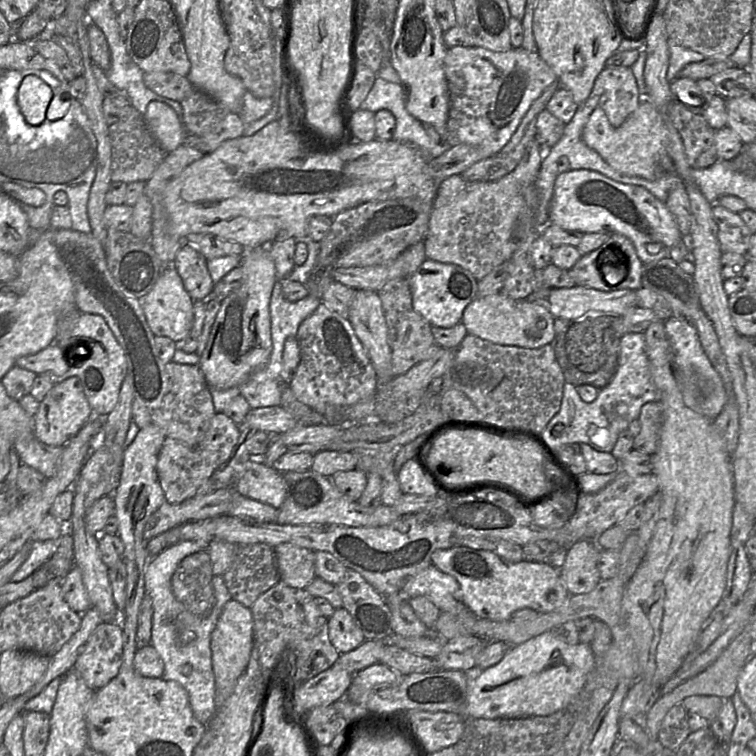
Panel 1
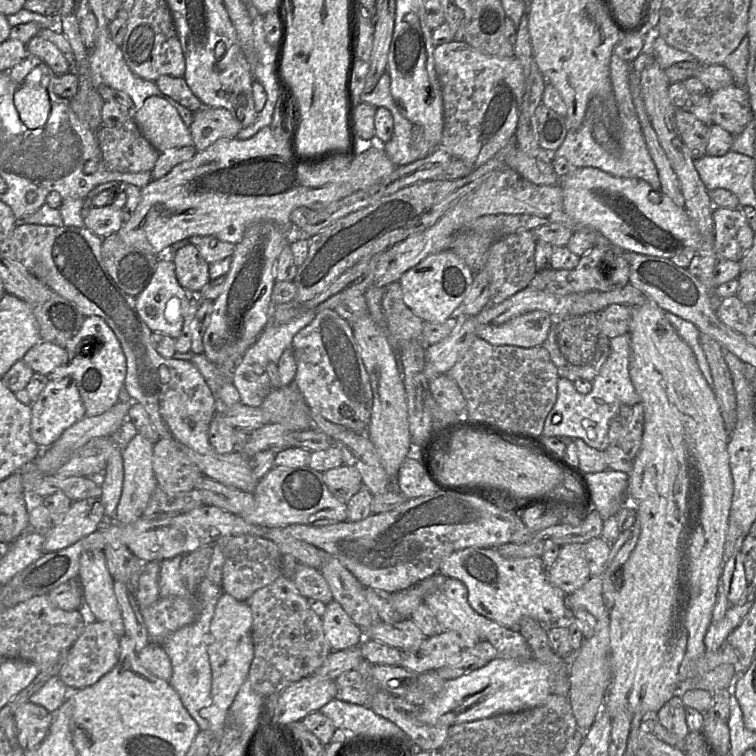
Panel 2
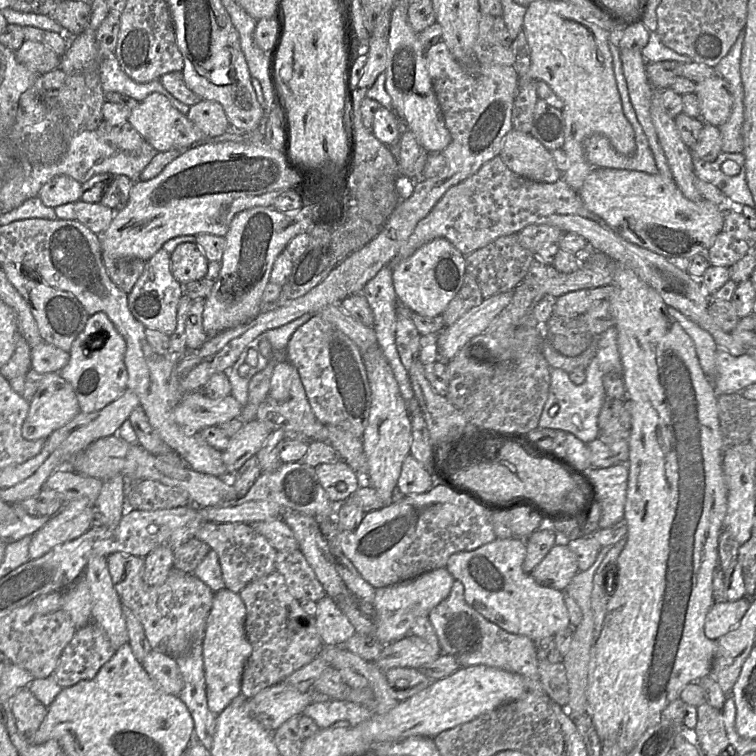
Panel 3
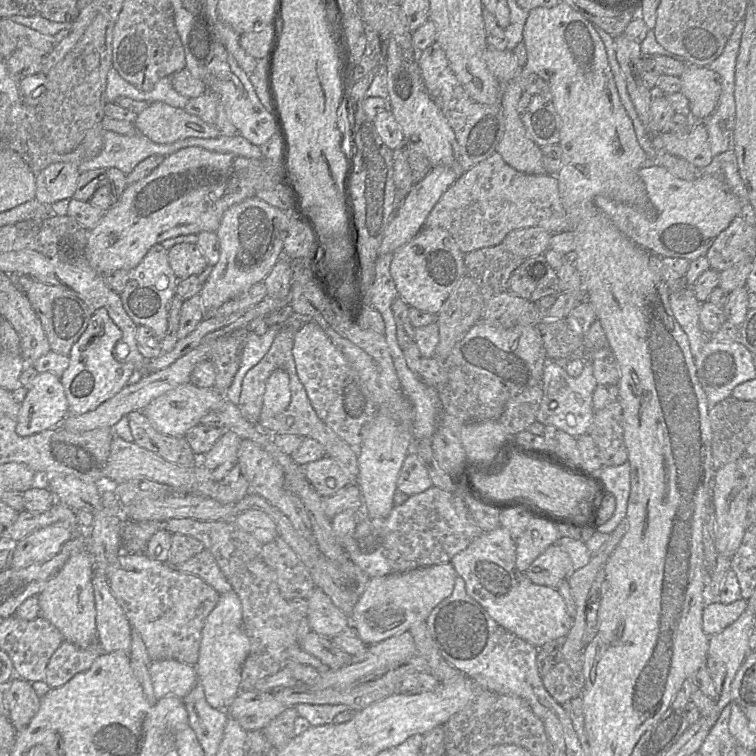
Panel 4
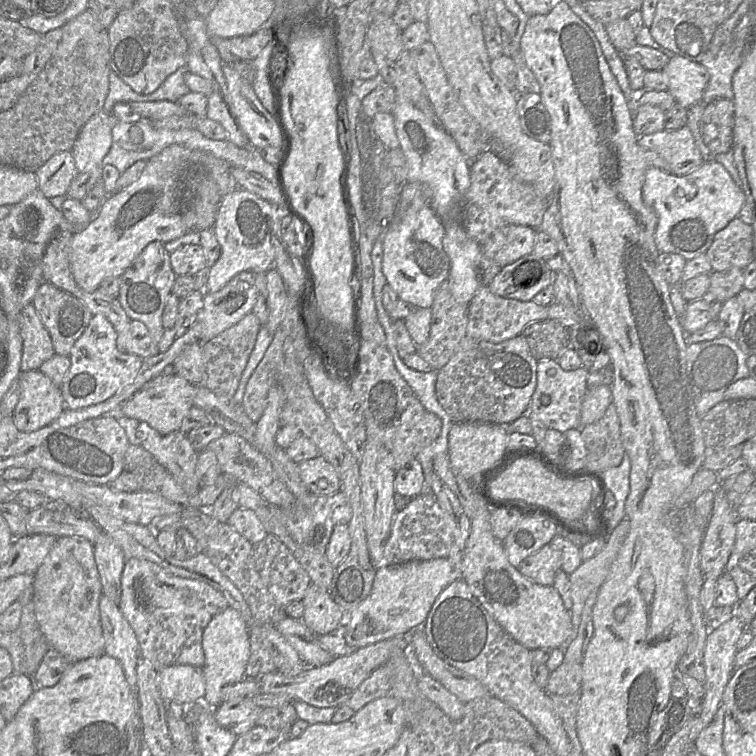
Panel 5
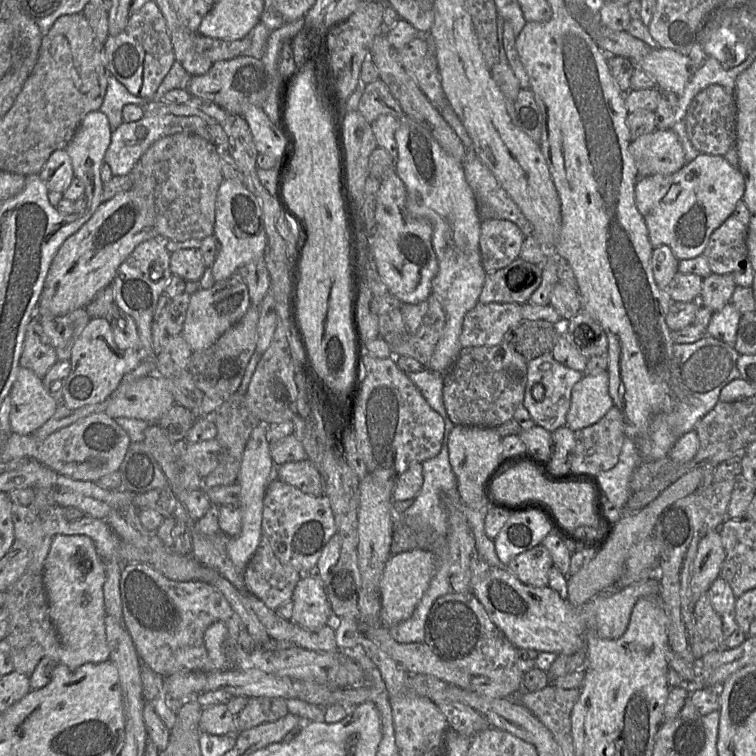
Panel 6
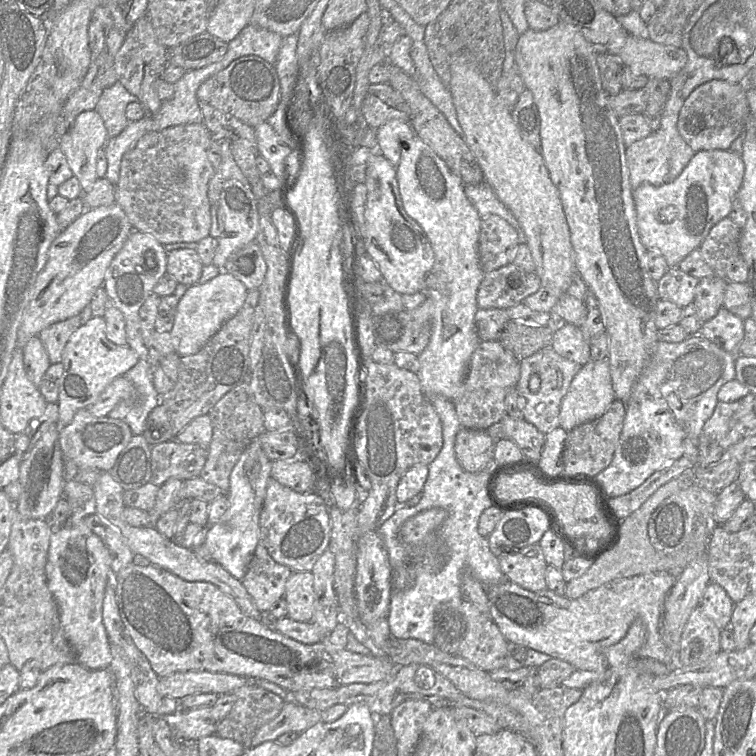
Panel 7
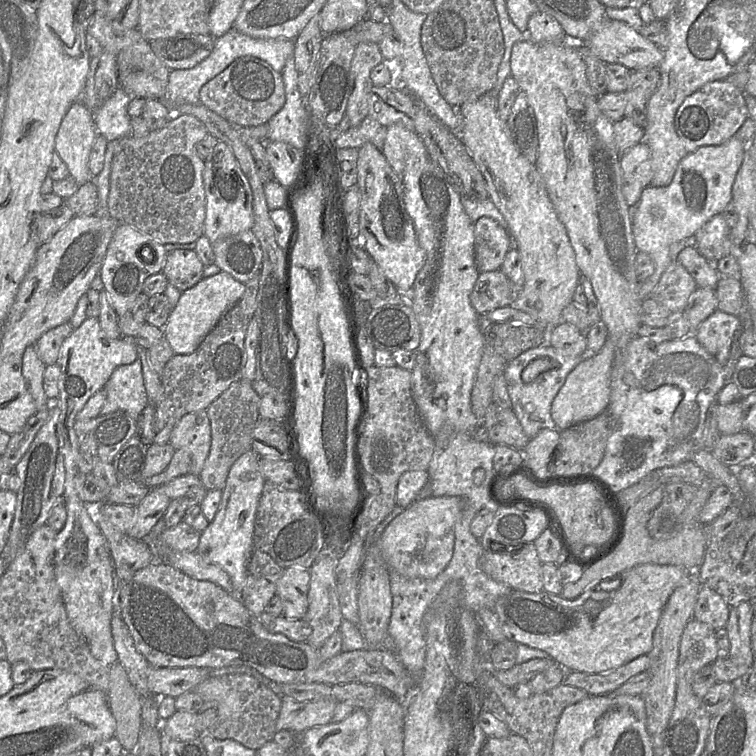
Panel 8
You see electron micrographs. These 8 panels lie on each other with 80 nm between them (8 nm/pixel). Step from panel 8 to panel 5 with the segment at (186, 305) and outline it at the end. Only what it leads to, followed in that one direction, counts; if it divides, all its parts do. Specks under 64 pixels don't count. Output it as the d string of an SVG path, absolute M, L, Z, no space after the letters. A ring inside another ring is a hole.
M240 272L224 287L213 293L204 293L194 329L197 339L207 342L252 312L256 301L253 272Z

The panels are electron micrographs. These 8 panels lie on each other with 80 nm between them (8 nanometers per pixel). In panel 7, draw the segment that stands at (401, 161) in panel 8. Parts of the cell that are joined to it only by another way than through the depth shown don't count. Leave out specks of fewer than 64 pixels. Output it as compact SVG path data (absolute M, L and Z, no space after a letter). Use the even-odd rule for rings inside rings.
M393 119L376 129L378 152L397 167L406 143L415 135L409 123Z

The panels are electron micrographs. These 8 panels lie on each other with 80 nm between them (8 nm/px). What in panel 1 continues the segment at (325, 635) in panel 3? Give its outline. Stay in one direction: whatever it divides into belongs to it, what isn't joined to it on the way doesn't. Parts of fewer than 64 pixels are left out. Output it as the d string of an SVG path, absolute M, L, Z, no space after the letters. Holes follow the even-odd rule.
M336 608L333 615L328 617L328 635L340 654L350 652L366 642L362 630L345 608Z

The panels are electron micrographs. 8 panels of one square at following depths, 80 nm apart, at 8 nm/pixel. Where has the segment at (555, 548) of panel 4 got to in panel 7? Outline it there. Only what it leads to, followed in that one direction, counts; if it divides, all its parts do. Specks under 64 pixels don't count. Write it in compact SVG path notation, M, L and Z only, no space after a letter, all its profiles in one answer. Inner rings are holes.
M539 543L502 554L498 560L502 572L509 581L532 592L547 589L548 564Z

